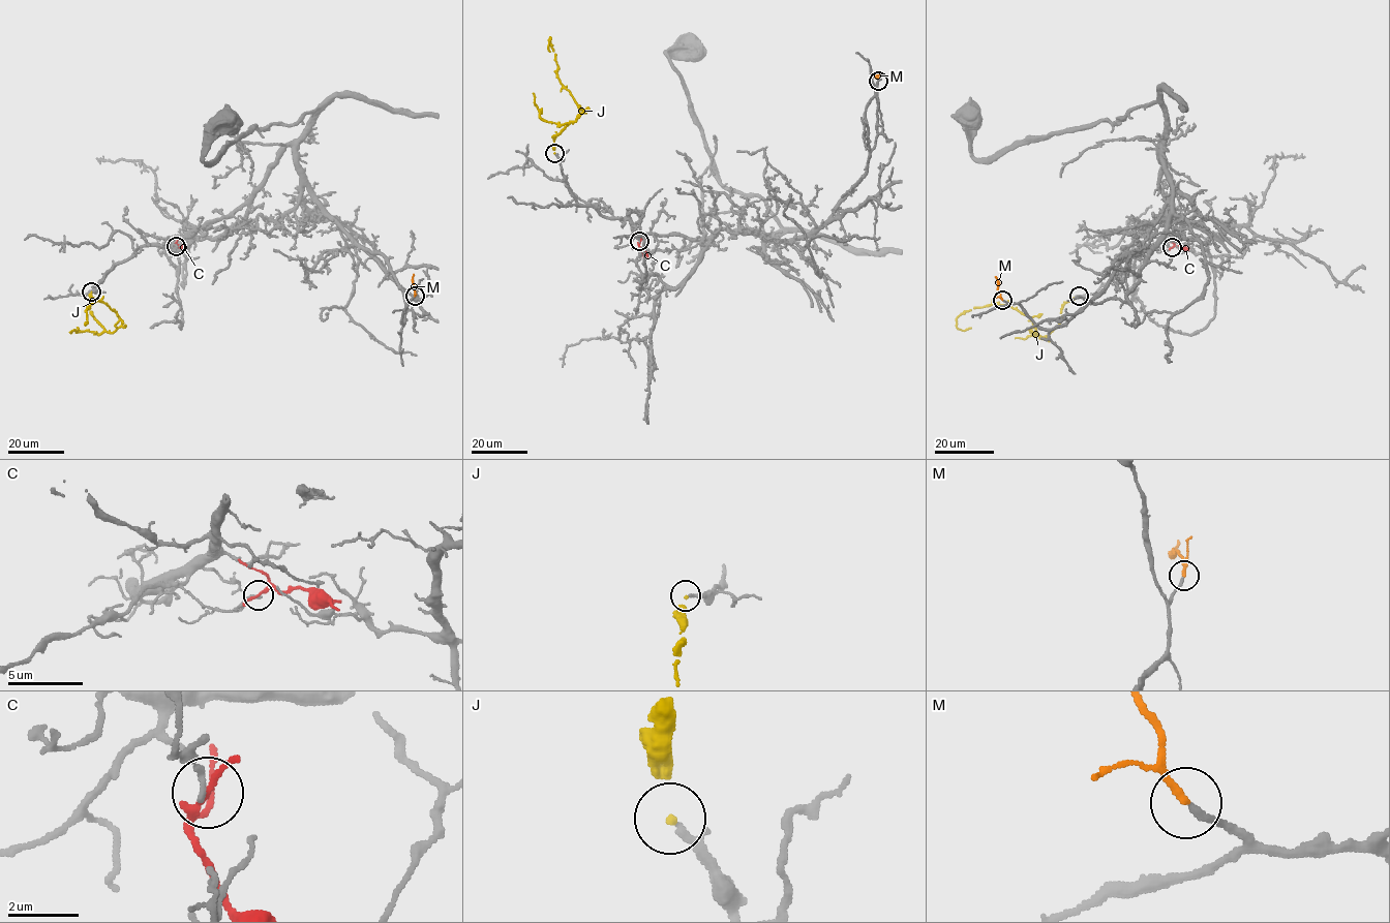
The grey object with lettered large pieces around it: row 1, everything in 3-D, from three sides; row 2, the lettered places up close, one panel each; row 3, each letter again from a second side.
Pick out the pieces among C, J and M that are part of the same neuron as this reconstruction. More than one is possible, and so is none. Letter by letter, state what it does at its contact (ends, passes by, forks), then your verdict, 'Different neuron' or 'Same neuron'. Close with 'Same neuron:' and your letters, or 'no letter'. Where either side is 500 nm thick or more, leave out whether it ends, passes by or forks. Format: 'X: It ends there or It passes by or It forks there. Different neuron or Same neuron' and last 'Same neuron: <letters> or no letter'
C: It passes by. Different neuron
J: It ends there. Different neuron
M: It ends there. Same neuron
Same neuron: M

